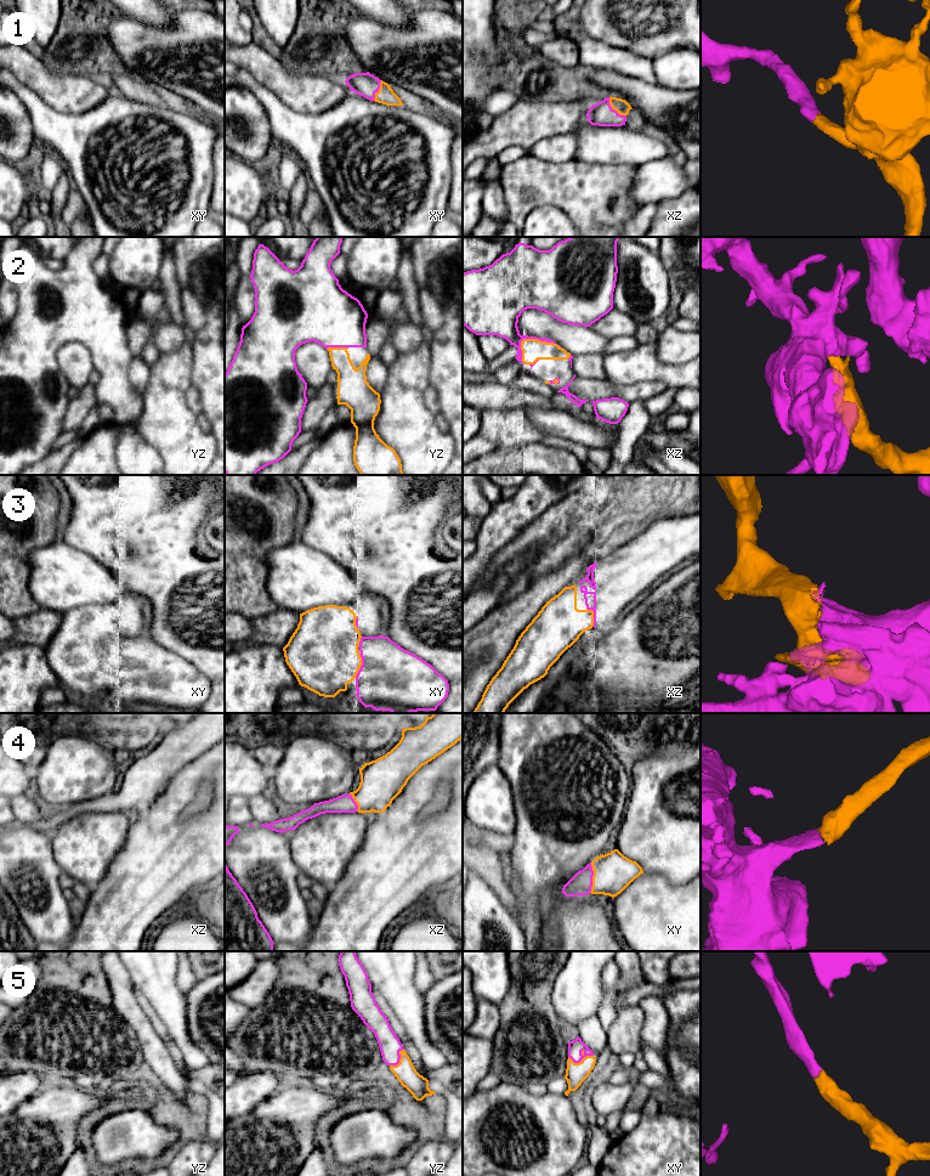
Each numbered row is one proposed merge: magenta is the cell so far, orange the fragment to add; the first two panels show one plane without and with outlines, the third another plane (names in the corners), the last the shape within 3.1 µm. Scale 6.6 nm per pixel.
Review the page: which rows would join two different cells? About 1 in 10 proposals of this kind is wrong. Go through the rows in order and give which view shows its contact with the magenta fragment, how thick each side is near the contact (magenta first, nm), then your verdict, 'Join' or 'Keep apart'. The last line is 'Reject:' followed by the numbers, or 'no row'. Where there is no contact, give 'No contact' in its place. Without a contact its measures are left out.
1: Touches magenta in xz. Thickness 150 nm (magenta) against 90 nm. Join
2: Touches magenta in xz. Thickness 260 nm (magenta) against 140 nm. Join
3: Touches magenta in xy. Thickness 420 nm (magenta) against 460 nm. Join
4: Touches magenta in xy. Thickness 150 nm (magenta) against 260 nm. Join
5: Touches magenta in xy. Thickness 100 nm (magenta) against 140 nm. Join
Reject: no row

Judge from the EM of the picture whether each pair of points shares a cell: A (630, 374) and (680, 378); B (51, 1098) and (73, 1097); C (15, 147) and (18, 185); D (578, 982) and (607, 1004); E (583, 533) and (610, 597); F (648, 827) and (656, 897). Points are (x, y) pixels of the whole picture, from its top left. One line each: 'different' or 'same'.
A: same
B: same
C: different
D: different
E: different
F: different

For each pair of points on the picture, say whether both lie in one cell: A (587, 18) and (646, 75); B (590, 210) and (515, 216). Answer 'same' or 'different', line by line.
A: different
B: same

